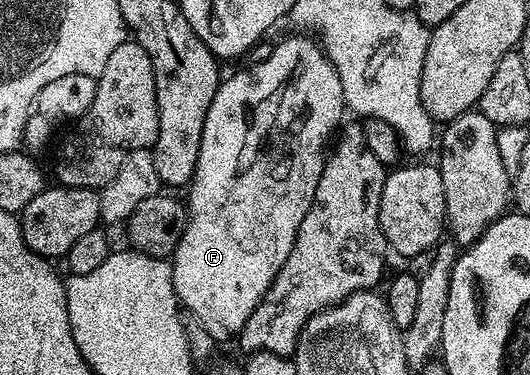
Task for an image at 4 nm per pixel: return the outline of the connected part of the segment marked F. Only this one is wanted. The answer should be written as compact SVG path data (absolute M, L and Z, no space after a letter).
M306 34L294 35L298 36L290 36L287 40L282 41L279 39L275 43L272 55L264 62L250 64L243 72L238 72L235 76L228 77L227 80L225 77L219 83L216 94L212 98L212 106L208 106L208 118L204 118L204 134L200 138L200 158L196 158L196 170L188 185L190 200L185 201L186 228L182 232L181 238L178 239L172 257L172 282L178 295L179 305L185 311L196 314L196 318L200 318L204 330L208 330L208 334L212 334L215 342L233 341L237 337L238 333L242 331L244 322L248 322L248 318L252 318L252 310L256 310L256 306L272 286L280 266L284 266L284 262L288 262L288 254L292 254L292 246L296 242L300 222L304 222L304 214L308 214L308 210L316 198L316 186L320 186L320 174L326 165L328 145L343 123L344 101L336 68L332 66L332 62L322 51L322 46L317 39Z

